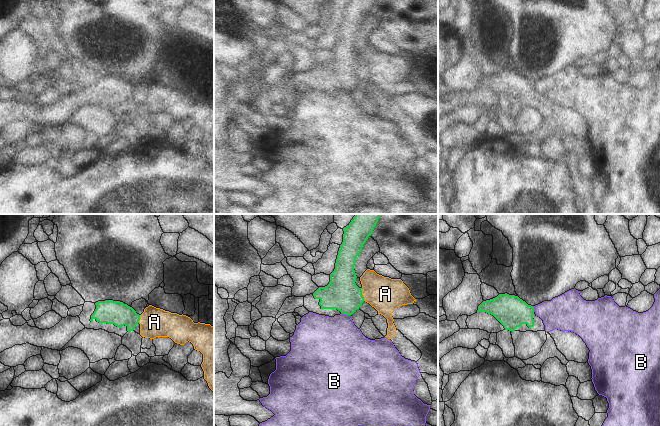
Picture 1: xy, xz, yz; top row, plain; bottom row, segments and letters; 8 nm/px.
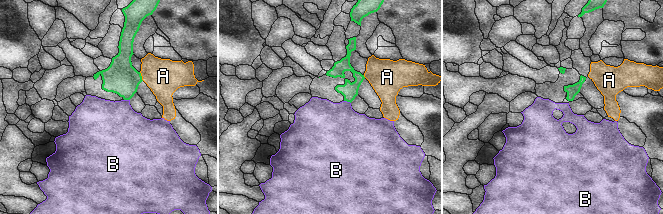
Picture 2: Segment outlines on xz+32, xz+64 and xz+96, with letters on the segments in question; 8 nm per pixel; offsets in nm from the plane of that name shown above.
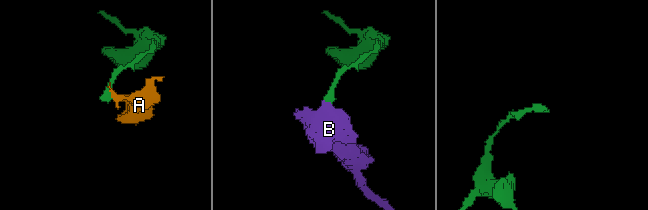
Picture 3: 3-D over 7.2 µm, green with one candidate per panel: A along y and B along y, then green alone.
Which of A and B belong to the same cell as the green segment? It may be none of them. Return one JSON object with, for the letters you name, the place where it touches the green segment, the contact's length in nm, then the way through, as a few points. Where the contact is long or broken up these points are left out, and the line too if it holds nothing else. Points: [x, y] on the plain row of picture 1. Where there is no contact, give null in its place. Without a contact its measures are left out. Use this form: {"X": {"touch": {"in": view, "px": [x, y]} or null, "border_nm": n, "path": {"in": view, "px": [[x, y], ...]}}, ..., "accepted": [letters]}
{"accepted": []}

